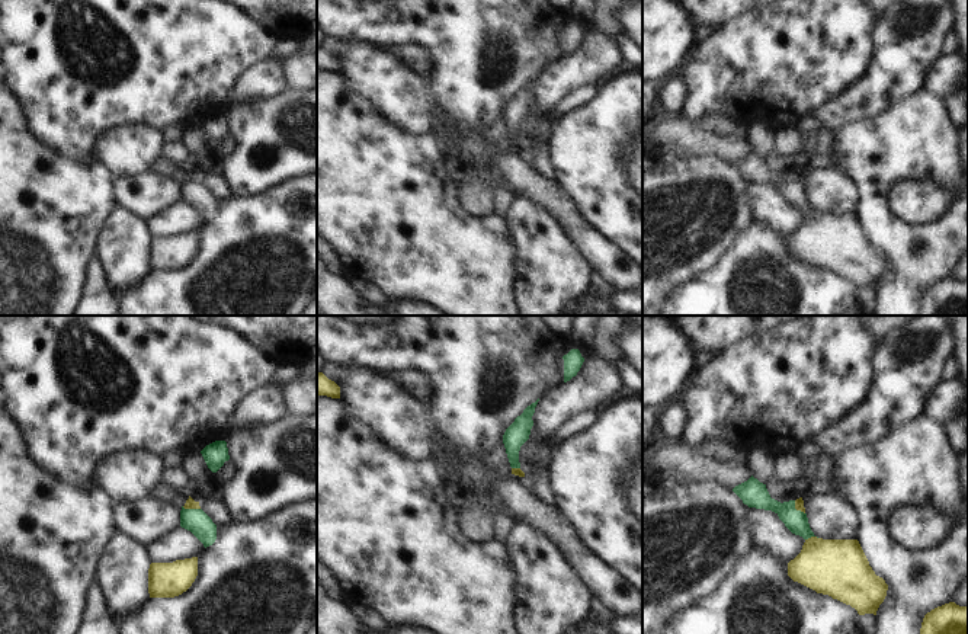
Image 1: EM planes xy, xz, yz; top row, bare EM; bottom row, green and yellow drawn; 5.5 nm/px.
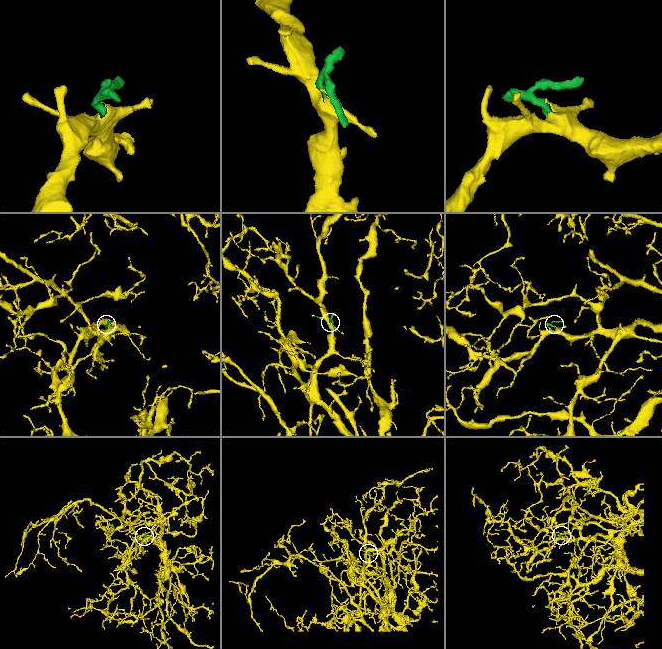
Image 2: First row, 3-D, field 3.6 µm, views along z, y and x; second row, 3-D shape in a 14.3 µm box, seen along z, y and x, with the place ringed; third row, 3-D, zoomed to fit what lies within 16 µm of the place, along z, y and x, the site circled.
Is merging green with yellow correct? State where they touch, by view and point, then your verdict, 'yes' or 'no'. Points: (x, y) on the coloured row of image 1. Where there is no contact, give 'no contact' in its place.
contact xy (191, 509); yes

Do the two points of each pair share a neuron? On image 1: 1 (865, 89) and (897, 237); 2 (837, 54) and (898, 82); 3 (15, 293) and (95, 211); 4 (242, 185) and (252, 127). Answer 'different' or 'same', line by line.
1: different
2: different
3: same
4: same

